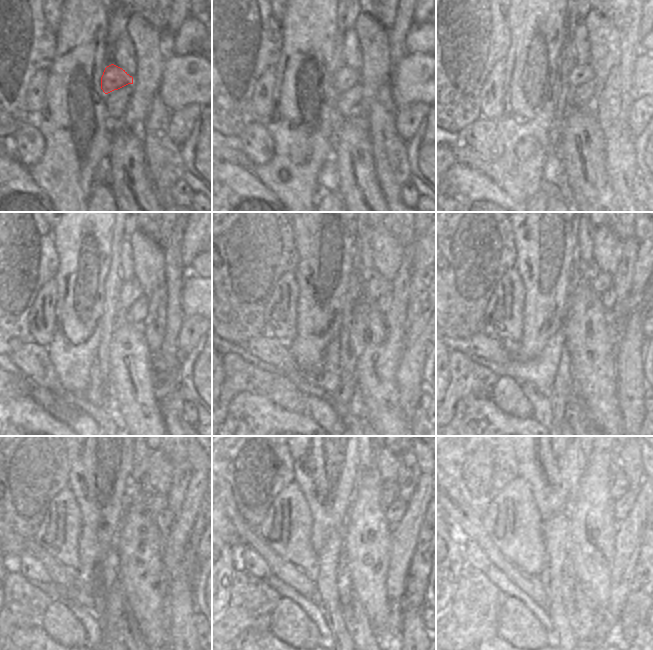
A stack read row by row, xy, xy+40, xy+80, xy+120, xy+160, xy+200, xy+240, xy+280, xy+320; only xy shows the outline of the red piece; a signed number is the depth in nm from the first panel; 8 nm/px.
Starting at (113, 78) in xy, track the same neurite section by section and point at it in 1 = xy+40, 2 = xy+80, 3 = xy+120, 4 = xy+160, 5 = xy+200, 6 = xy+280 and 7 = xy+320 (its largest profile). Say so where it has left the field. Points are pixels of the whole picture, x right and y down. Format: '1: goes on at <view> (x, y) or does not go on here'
1: goes on at xy+40 (345, 78)
2: goes on at xy+80 (580, 73)
3: goes on at xy+120 (132, 291)
4: goes on at xy+160 (374, 285)
5: goes on at xy+200 (601, 281)
6: goes on at xy+280 (390, 490)
7: goes on at xy+320 (619, 484)

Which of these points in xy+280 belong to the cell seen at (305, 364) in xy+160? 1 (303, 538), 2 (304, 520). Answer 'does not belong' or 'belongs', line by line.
1: does not belong
2: does not belong

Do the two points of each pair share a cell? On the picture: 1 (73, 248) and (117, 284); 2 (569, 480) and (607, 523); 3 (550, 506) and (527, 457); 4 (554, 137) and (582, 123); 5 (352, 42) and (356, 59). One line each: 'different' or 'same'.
1: different
2: different
3: same
4: different
5: same

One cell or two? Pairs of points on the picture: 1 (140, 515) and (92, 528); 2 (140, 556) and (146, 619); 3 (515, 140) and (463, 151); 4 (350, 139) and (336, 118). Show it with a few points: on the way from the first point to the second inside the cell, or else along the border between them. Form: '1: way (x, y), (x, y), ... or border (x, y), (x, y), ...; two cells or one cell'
1: border (124, 517), (121, 520); two cells
2: way (147, 572), (146, 603); one cell
3: way (509, 155), (498, 166), (483, 166), (478, 163); one cell
4: border (345, 120), (339, 131), (339, 138), (335, 148); two cells

